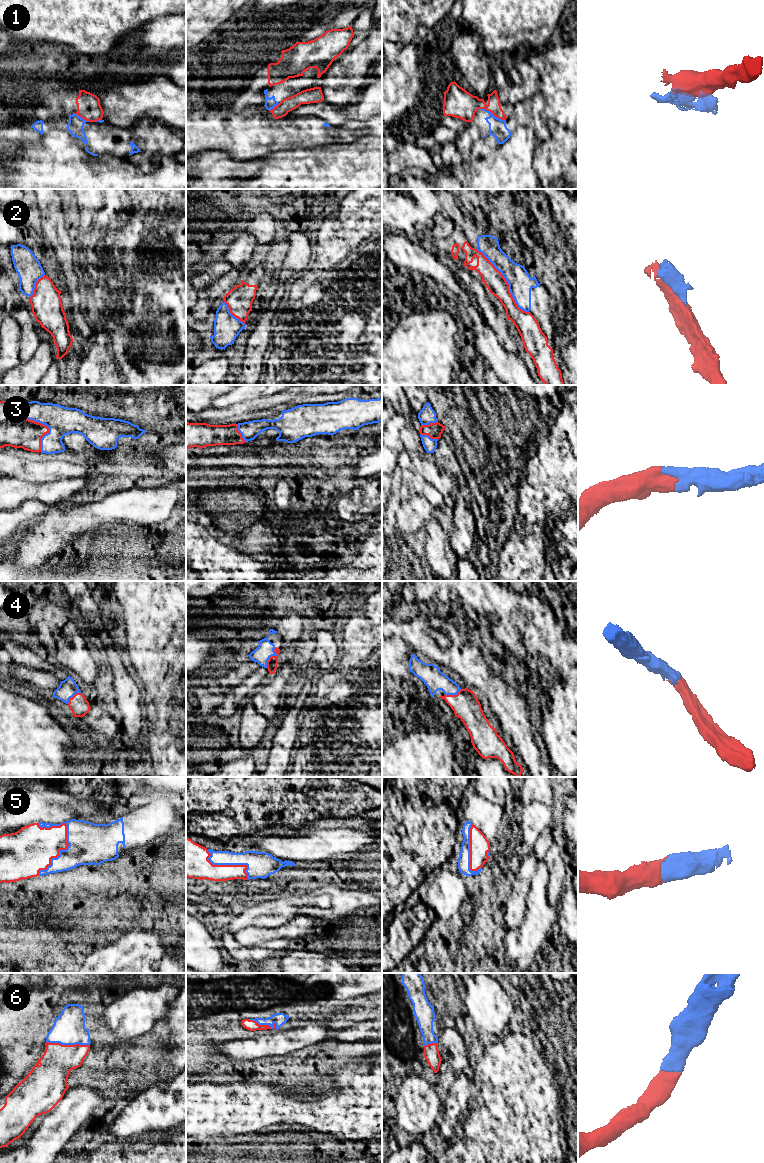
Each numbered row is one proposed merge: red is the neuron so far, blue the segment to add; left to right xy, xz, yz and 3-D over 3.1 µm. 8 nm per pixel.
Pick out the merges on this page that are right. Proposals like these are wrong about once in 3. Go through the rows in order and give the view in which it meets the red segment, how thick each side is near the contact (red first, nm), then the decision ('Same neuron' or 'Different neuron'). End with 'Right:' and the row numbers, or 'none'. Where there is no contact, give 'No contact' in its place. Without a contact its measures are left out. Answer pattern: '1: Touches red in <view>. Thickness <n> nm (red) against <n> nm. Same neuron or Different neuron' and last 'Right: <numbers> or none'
1: Touches red in yz. Thickness 220 nm (red) against 140 nm. Different neuron
2: Touches red in yz. Thickness 160 nm (red) against 190 nm. Different neuron
3: Touches red in xy. Thickness 240 nm (red) against 240 nm. Same neuron
4: Touches red in xz. Thickness 80 nm (red) against 140 nm. Same neuron
5: Touches red in xy. Thickness 360 nm (red) against 320 nm. Same neuron
6: Touches red in xy. Thickness 260 nm (red) against 260 nm. Same neuron
Right: 3, 4, 5, 6

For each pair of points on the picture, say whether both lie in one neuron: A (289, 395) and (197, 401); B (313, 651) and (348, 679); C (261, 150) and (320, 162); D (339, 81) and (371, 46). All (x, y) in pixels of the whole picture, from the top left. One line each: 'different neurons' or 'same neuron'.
A: different neurons
B: same neuron
C: different neurons
D: same neuron

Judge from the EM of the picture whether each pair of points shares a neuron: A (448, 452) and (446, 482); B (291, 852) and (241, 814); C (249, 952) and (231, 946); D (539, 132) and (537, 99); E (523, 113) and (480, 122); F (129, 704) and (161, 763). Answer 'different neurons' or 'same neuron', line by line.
A: different neurons
B: different neurons
C: same neuron
D: same neuron
E: same neuron
F: same neuron

